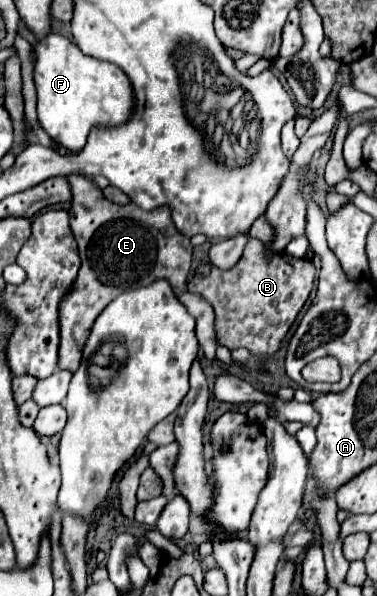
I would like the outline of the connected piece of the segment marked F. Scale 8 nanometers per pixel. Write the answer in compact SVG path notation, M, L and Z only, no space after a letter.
M19 23L19 35L27 39L35 49L35 69L33 69L33 81L37 89L37 115L41 127L49 133L51 139L57 139L59 145L63 145L67 151L81 151L87 143L89 129L93 125L119 125L125 123L133 111L133 87L127 79L127 75L113 63L89 57L81 53L81 49L71 43L67 37L49 33L43 39L35 39L35 35L25 27L25 23Z

